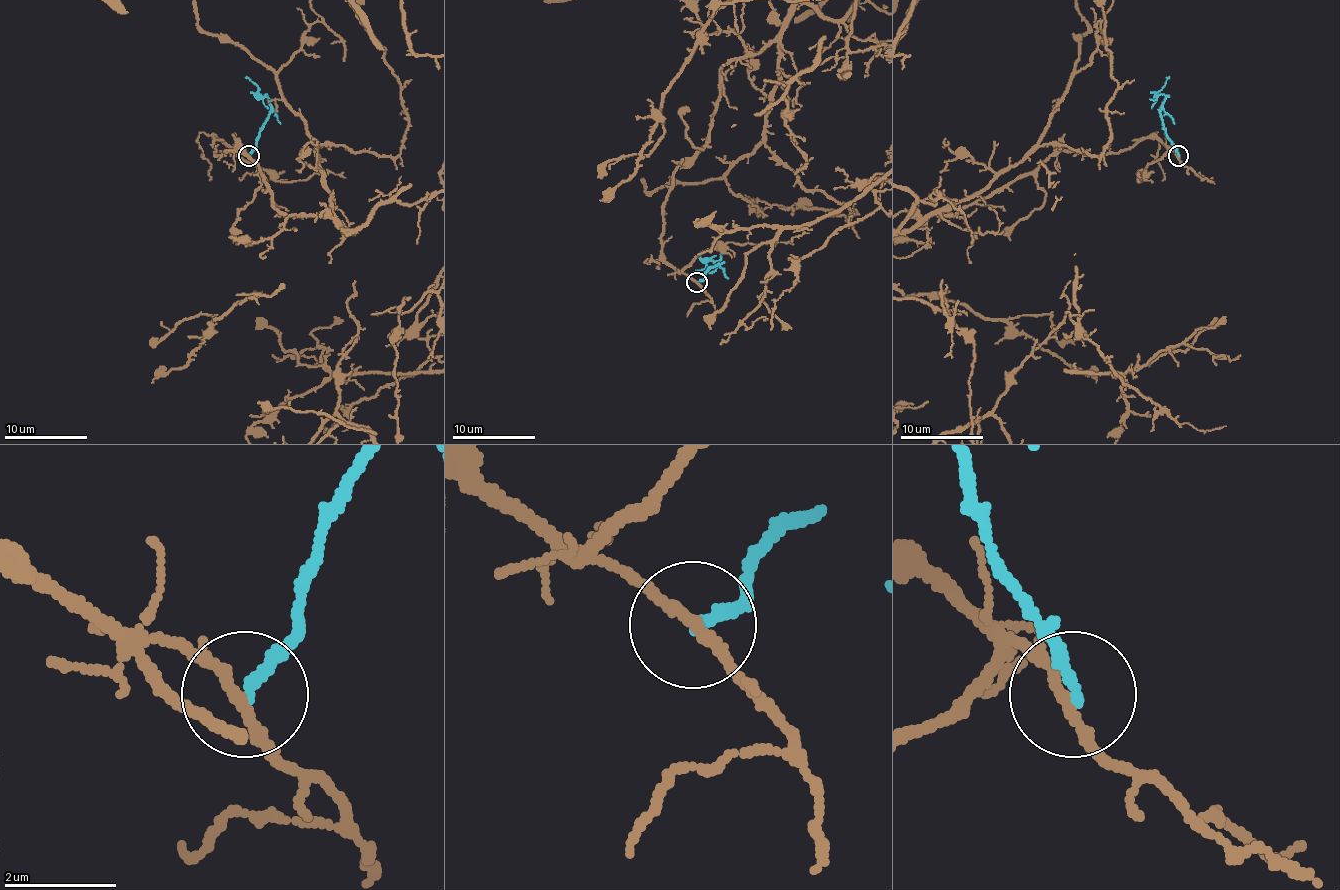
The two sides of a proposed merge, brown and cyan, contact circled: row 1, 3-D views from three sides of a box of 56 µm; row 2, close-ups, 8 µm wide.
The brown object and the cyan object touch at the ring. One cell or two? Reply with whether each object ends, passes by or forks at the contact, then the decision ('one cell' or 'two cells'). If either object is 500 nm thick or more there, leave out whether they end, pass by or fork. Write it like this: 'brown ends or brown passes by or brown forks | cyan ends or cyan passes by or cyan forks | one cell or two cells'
brown passes by | cyan ends | two cells

